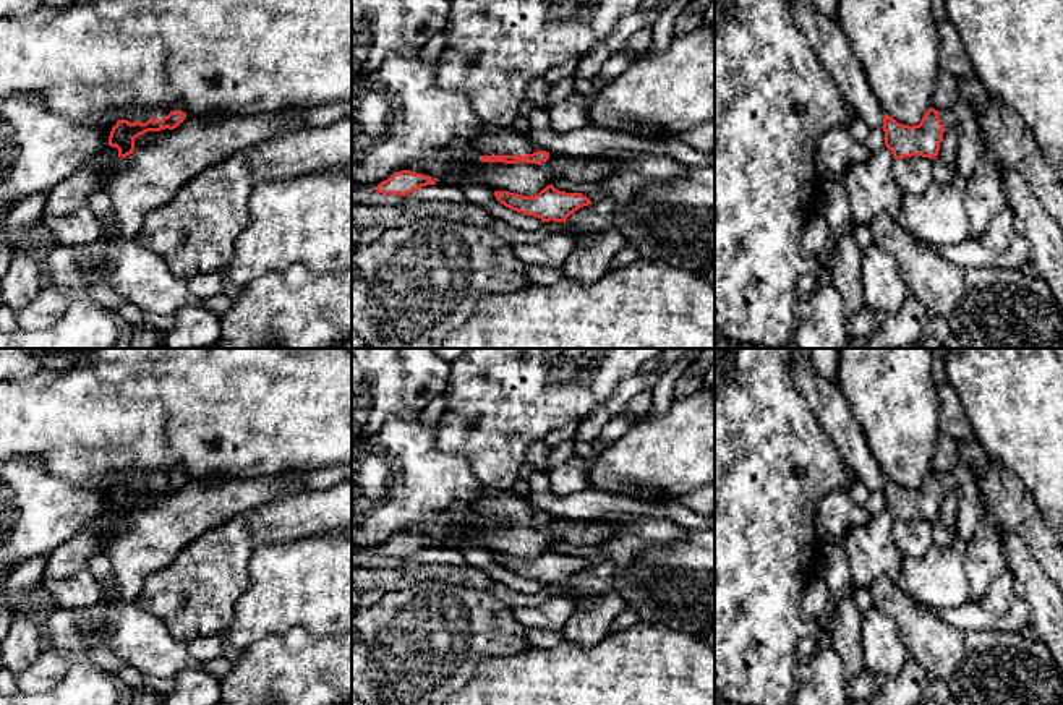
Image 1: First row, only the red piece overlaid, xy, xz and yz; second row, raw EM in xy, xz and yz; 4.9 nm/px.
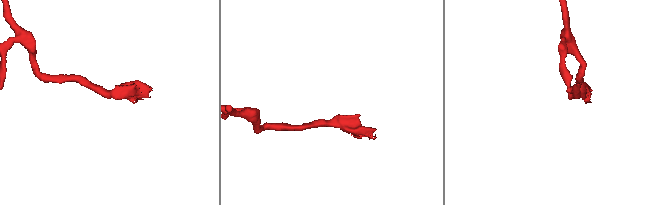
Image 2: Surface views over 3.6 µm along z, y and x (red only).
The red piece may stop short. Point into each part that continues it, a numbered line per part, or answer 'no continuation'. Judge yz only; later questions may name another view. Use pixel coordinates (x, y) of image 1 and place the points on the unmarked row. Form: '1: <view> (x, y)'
1: yz (830, 407)

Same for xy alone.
1: xy (138, 478)

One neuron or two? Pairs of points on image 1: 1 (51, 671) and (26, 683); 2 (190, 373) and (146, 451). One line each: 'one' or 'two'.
1: one
2: one

